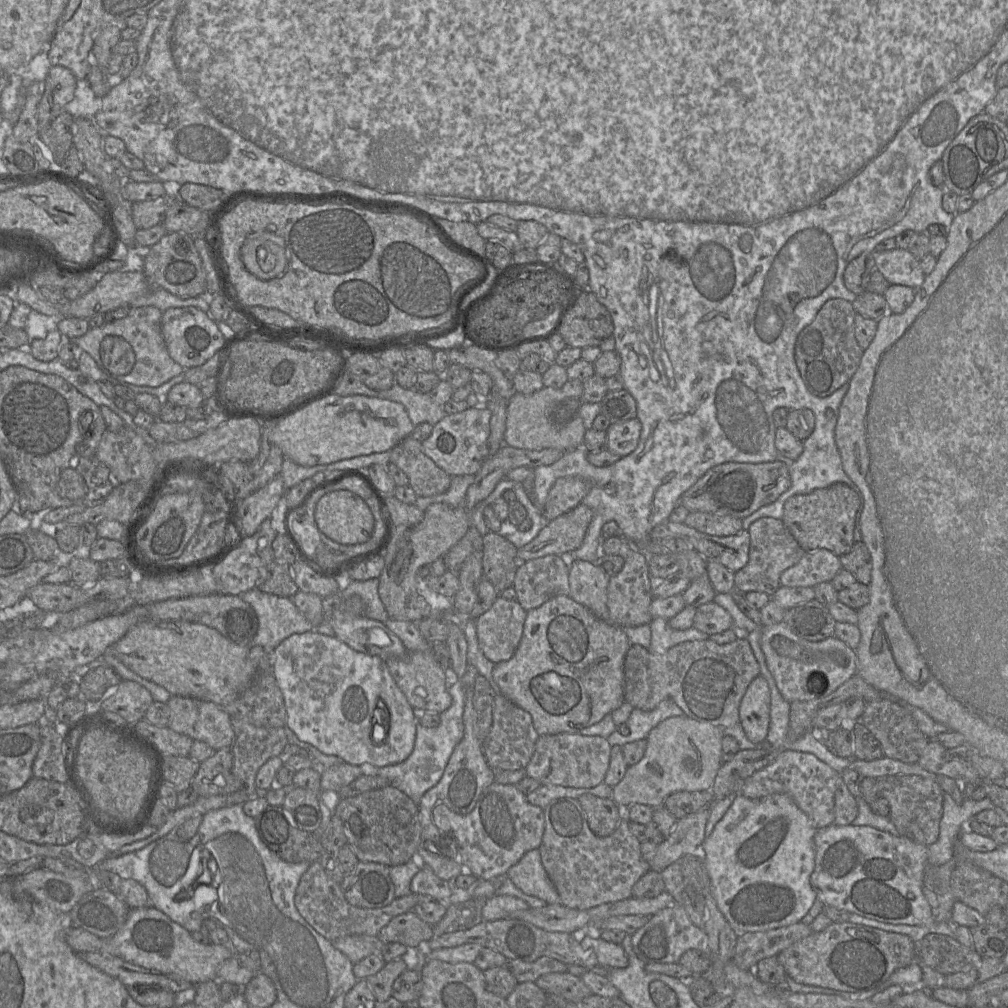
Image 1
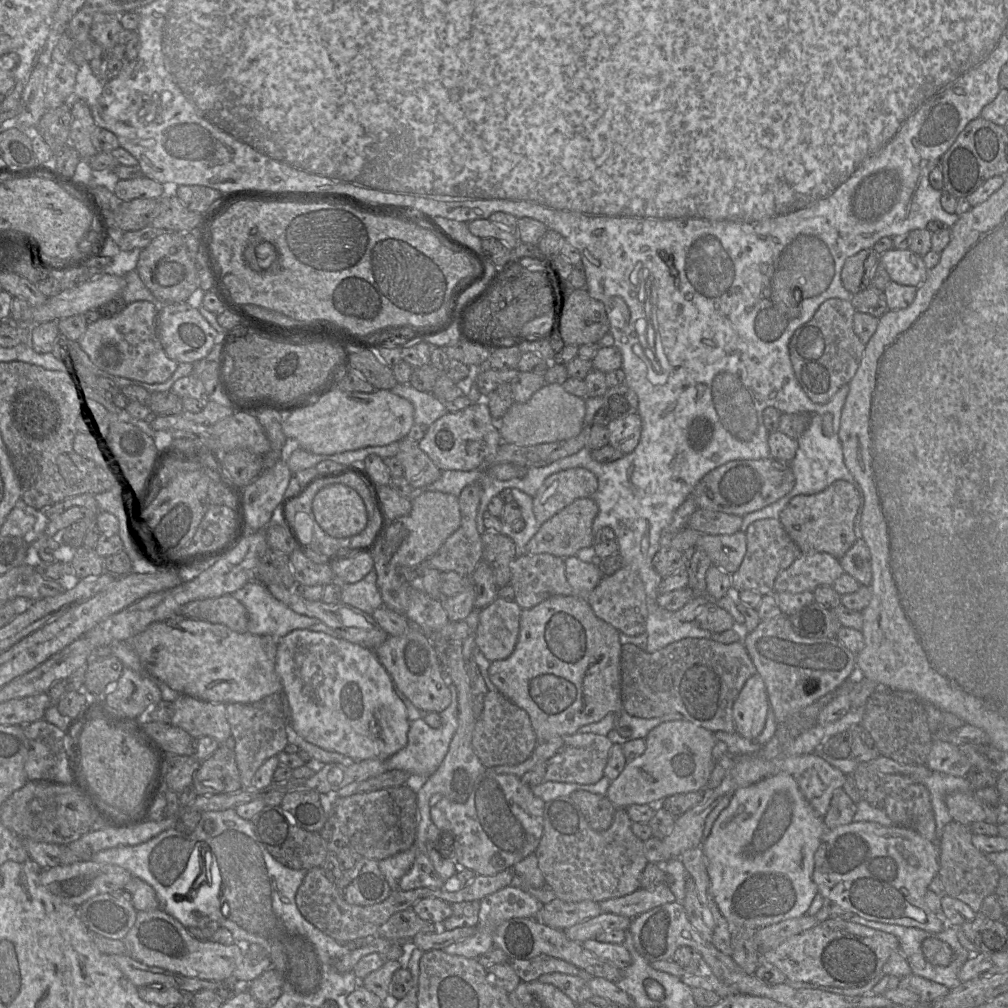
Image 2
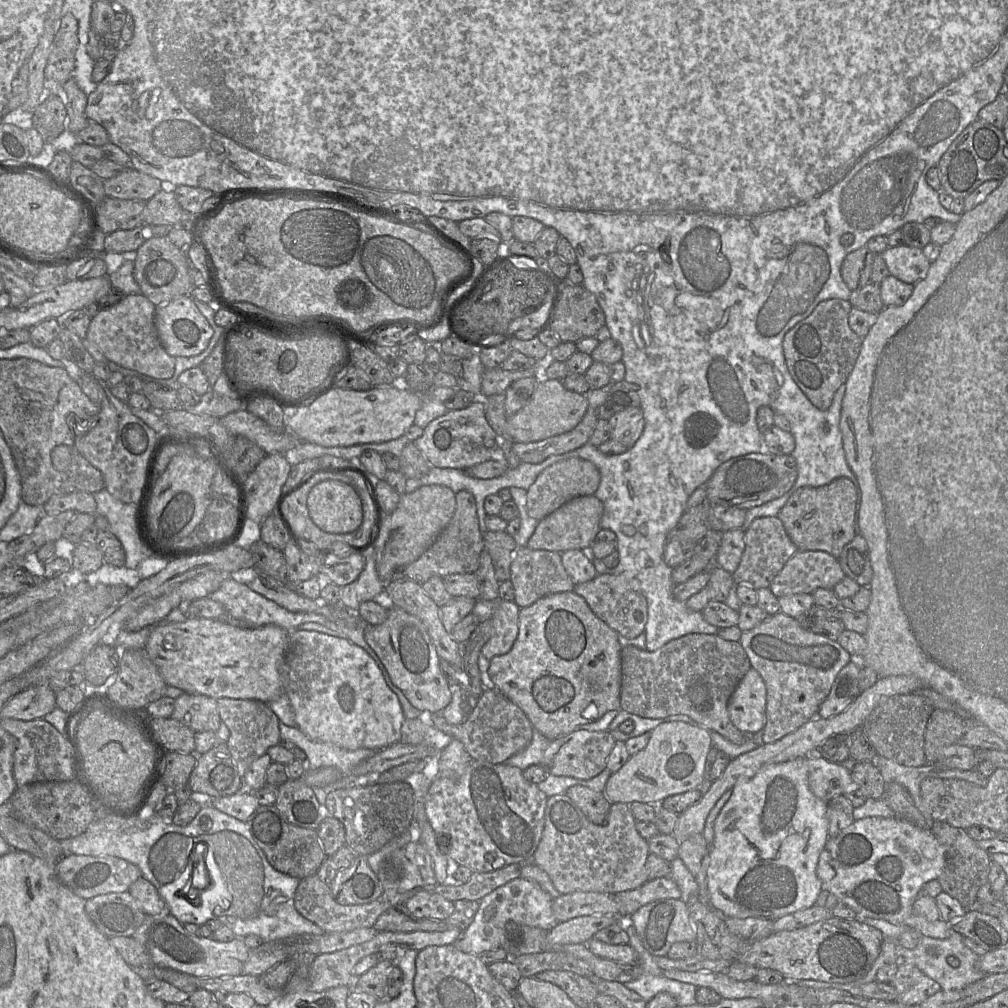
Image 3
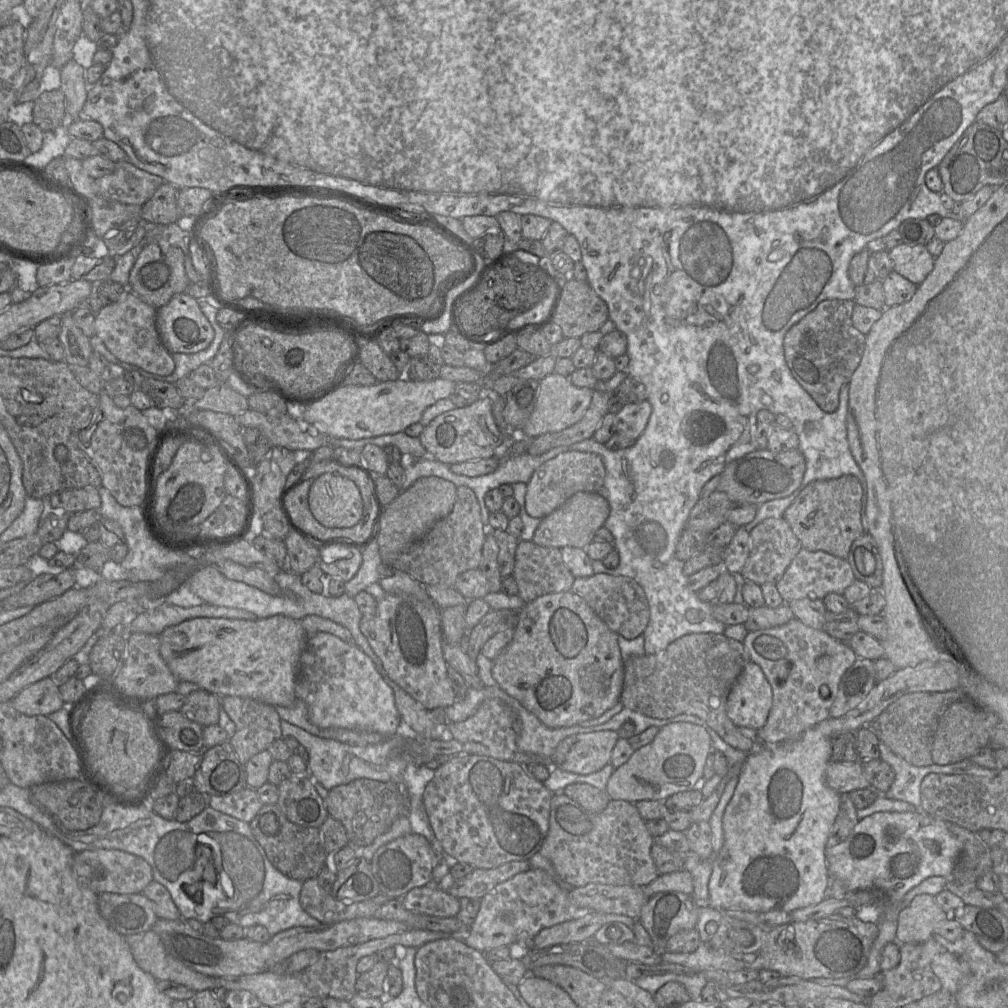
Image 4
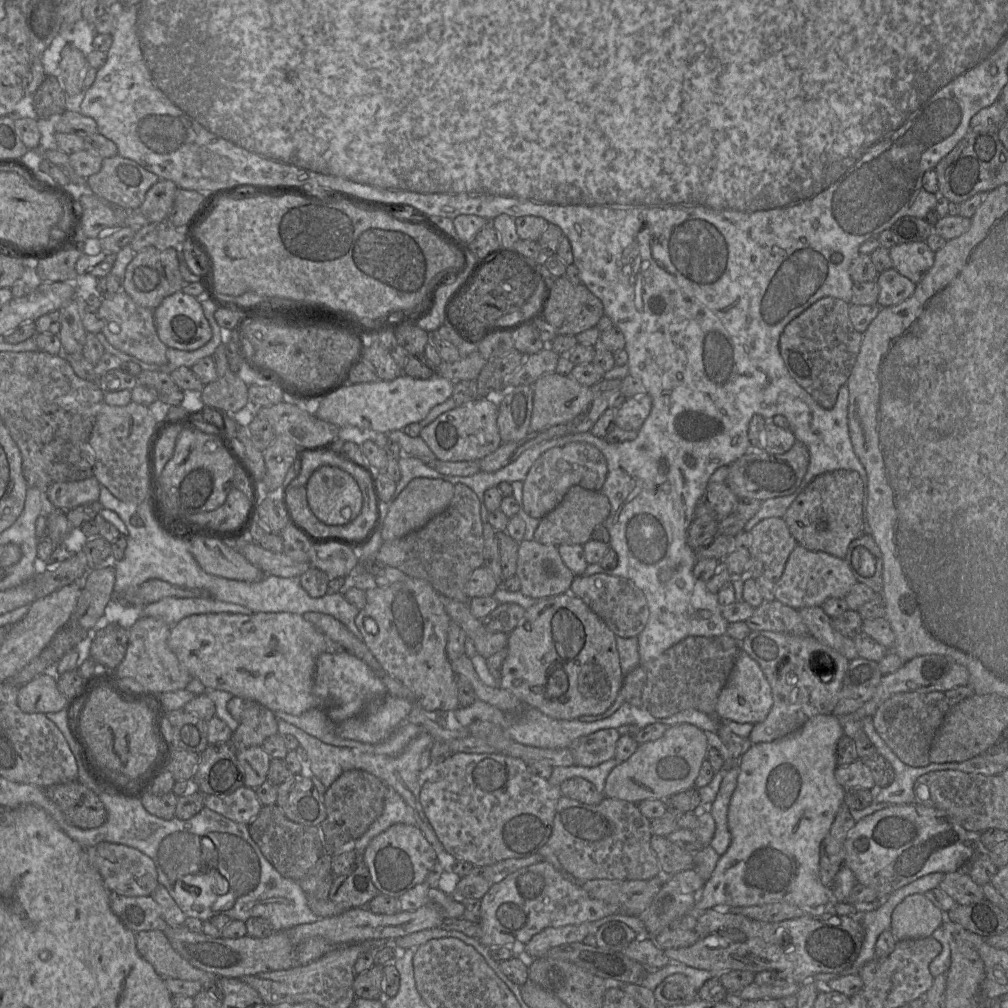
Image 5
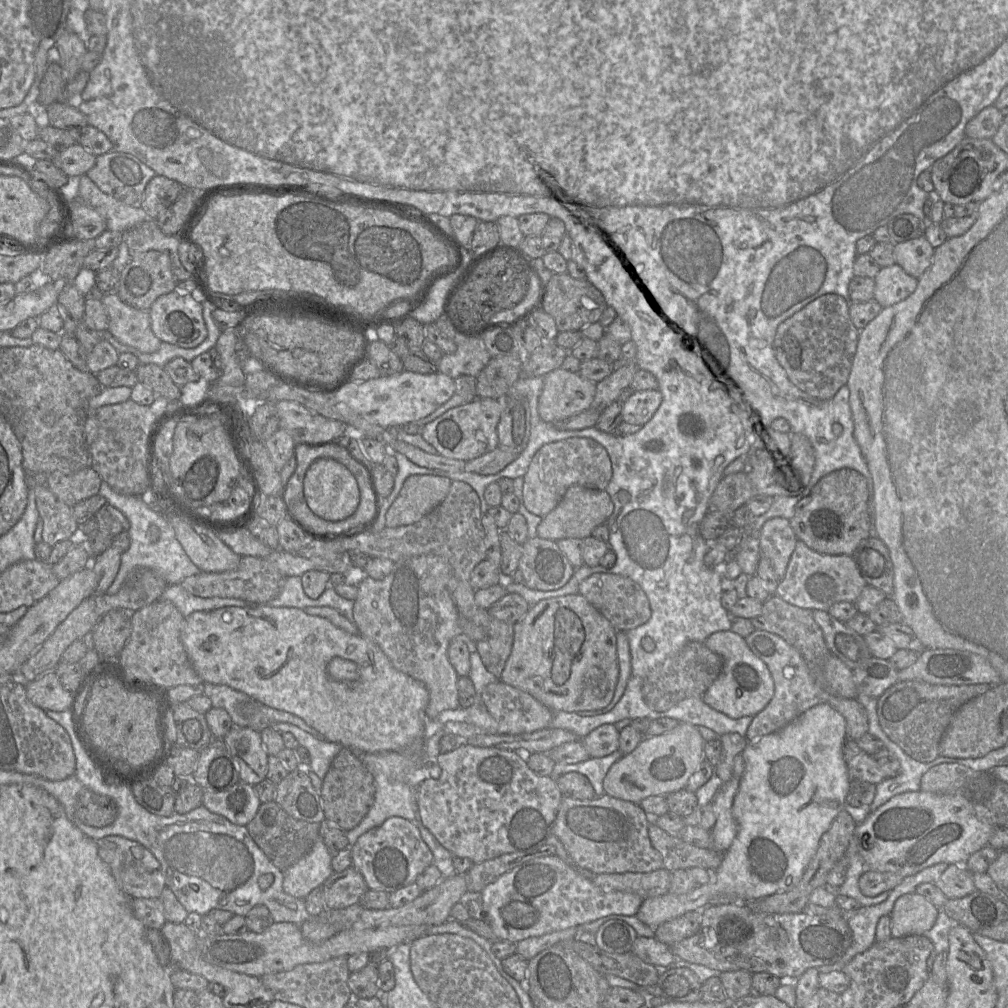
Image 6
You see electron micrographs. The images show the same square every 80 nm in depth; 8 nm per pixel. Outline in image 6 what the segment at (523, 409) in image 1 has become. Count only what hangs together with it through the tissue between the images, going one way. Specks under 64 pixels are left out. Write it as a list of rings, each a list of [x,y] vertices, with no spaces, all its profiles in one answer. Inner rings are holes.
[[[562,368],[546,374],[538,402],[540,418],[548,423],[561,422],[590,409],[596,384]]]

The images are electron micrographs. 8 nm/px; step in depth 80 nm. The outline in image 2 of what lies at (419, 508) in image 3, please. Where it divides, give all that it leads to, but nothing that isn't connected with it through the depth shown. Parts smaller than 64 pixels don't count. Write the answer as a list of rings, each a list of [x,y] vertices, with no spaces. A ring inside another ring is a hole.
[[[423,491],[411,500],[411,511],[408,515],[390,520],[390,523],[384,531],[381,539],[377,543],[372,554],[374,560],[374,569],[377,573],[377,586],[381,594],[384,606],[405,614],[409,605],[409,587],[408,582],[399,572],[401,567],[417,567],[423,561],[431,557],[443,543],[449,538],[460,526],[461,513],[459,508],[458,497],[440,492],[440,491]]]

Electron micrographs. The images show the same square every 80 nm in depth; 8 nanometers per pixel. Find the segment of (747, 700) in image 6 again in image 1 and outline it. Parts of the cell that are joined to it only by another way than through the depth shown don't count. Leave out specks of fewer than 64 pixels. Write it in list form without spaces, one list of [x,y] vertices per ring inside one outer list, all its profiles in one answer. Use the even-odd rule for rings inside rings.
[[[761,674],[754,678],[739,705],[739,724],[754,744],[762,743],[770,721],[770,690]]]

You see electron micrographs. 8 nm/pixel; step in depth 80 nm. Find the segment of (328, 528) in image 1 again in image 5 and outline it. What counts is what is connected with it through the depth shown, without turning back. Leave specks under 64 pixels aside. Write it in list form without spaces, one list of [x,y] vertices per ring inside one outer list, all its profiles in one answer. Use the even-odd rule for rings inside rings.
[[[322,466],[310,476],[307,501],[313,514],[327,525],[346,525],[362,509],[362,493],[356,480],[344,470]]]

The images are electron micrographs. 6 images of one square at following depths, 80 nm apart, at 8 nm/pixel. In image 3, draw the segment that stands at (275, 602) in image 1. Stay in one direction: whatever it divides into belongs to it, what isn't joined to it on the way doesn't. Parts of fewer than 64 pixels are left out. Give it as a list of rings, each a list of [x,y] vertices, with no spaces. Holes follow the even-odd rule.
[[[231,577],[226,578],[220,584],[219,588],[212,592],[208,597],[221,603],[231,617],[246,624],[242,625],[242,627],[254,628],[272,624],[279,626],[286,631],[293,631],[303,623],[317,622],[327,628],[338,630],[336,624],[322,615],[309,612],[291,612],[252,590],[246,584],[237,582]]]

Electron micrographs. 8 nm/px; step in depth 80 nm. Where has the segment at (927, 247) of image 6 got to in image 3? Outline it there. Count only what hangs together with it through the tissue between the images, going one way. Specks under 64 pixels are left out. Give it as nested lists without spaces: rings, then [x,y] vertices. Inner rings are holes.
[[[906,245],[888,247],[880,255],[890,275],[912,285],[926,277],[931,264],[921,248]]]

